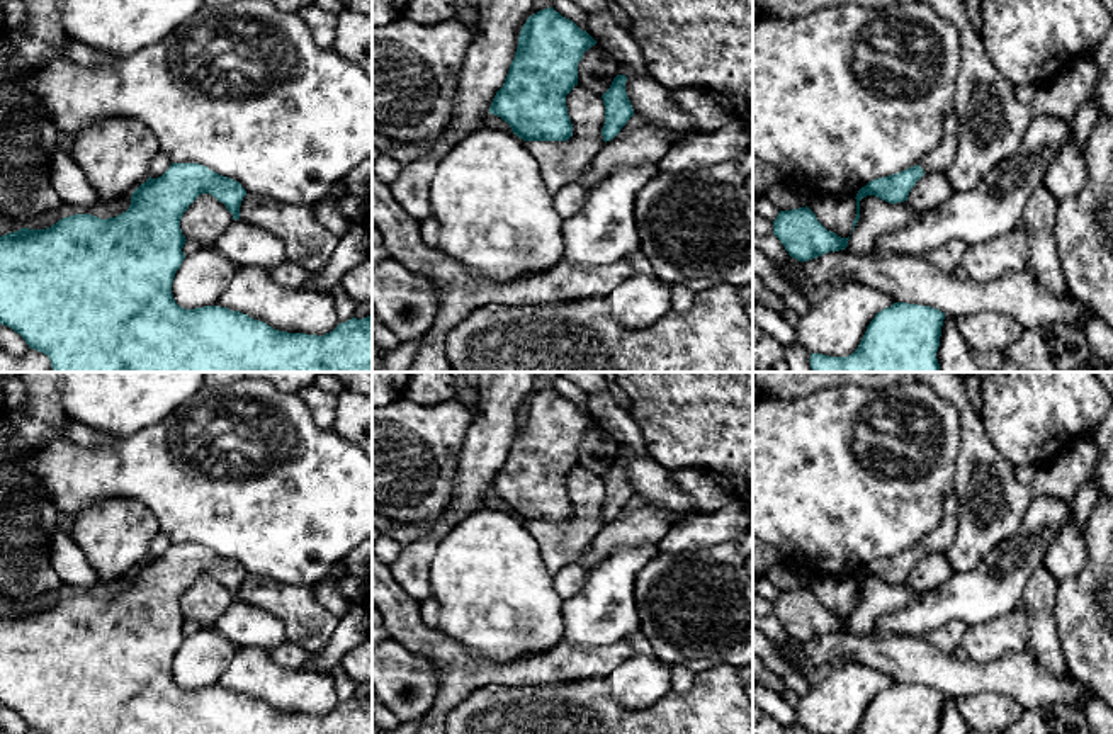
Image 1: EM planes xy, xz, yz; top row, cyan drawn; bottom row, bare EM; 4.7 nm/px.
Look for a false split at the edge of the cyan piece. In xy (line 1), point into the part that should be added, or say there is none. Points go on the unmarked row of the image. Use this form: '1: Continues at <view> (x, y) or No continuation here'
1: No continuation here

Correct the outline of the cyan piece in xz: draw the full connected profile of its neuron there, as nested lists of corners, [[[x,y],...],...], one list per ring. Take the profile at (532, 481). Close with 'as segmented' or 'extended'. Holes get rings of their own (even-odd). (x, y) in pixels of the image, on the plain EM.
[[[552,387],[530,396],[489,494],[508,503],[523,522],[568,522],[573,505],[566,476],[578,466],[578,443],[595,425]]]; as segmented

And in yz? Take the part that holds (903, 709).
[[[894,683],[875,695],[853,734],[936,734],[943,700],[940,690]]]; as segmented

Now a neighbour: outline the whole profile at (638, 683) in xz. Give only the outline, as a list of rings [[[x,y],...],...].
[[[634,654],[605,676],[613,702],[625,710],[653,709],[675,690],[671,666],[658,658]]]

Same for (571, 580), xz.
[[[576,564],[564,566],[554,574],[554,588],[562,600],[579,595],[586,586],[588,571]]]

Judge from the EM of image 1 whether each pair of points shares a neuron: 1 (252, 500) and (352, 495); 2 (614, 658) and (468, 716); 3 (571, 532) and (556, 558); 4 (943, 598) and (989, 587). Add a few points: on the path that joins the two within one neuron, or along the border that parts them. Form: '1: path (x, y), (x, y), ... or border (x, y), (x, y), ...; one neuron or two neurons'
1: path (277, 496), (327, 496); one neuron
2: border (590, 675), (580, 680), (531, 685), (510, 683); two neurons
3: path (568, 539), (558, 551); one neuron
4: path (955, 598), (977, 597); one neuron

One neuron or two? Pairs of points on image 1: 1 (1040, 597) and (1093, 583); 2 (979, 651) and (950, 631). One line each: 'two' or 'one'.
1: two
2: two

